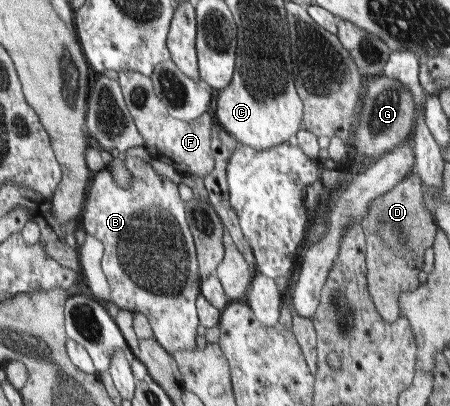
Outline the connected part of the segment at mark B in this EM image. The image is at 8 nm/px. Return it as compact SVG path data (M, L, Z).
M138 157L124 161L133 176L131 186L122 188L111 177L98 173L79 217L81 225L103 242L101 267L110 287L110 301L146 316L155 340L168 353L194 350L202 276L186 203L179 196L179 185L160 176L149 162Z

